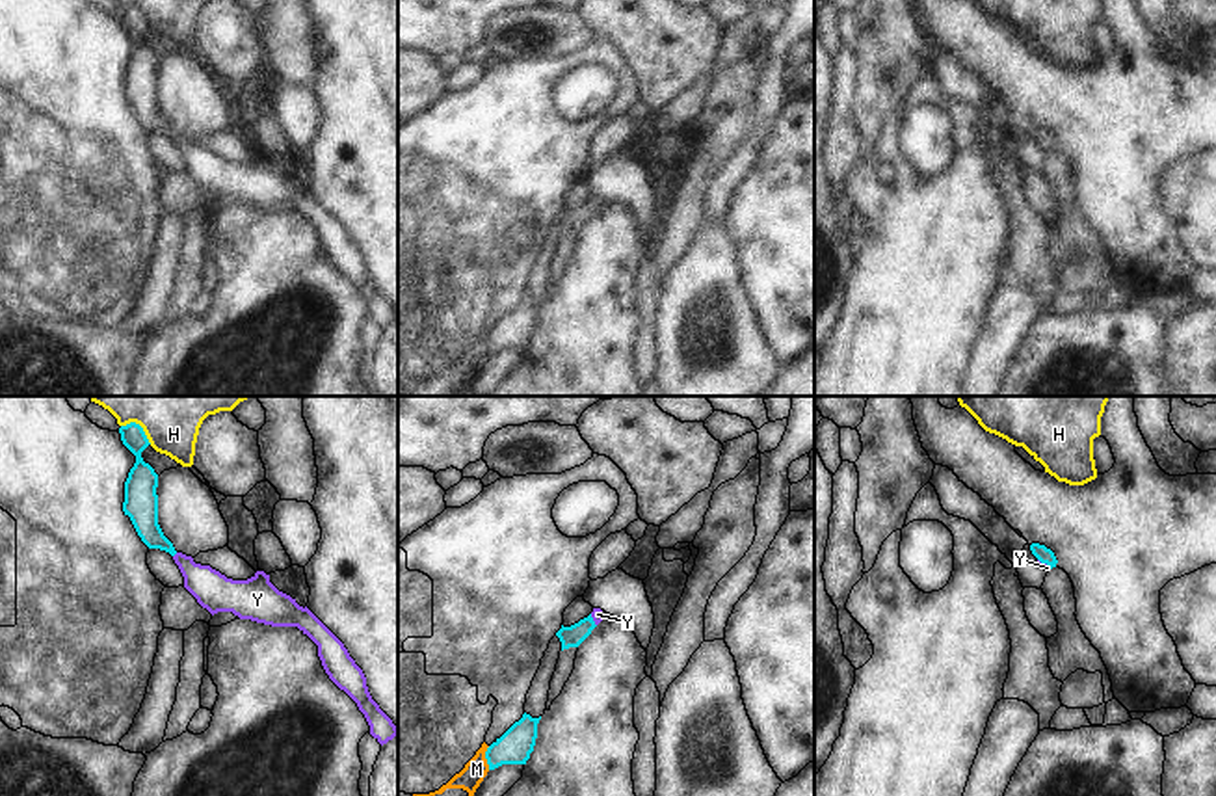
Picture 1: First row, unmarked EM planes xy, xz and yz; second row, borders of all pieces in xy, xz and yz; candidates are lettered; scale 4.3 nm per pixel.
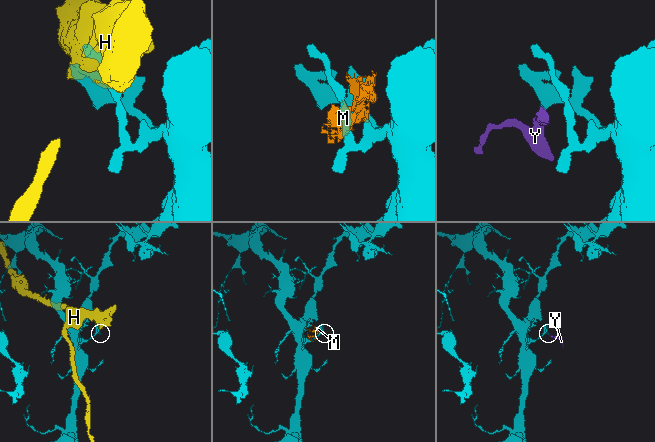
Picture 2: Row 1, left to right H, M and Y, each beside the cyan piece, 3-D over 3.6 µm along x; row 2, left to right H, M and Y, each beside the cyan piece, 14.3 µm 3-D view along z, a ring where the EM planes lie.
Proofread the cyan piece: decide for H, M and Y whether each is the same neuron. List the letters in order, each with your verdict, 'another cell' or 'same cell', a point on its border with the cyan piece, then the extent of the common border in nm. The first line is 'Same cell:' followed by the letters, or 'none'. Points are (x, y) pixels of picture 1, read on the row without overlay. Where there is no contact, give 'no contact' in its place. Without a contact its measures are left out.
Same cell: Y
H: another cell; meets cyan in xy at (140, 10); contact 160 nm long
M: another cell; meets cyan in xz at (486, 341); contact 100 nm long
Y: same cell; meets cyan in yz at (1045, 145); contact 80 nm long

